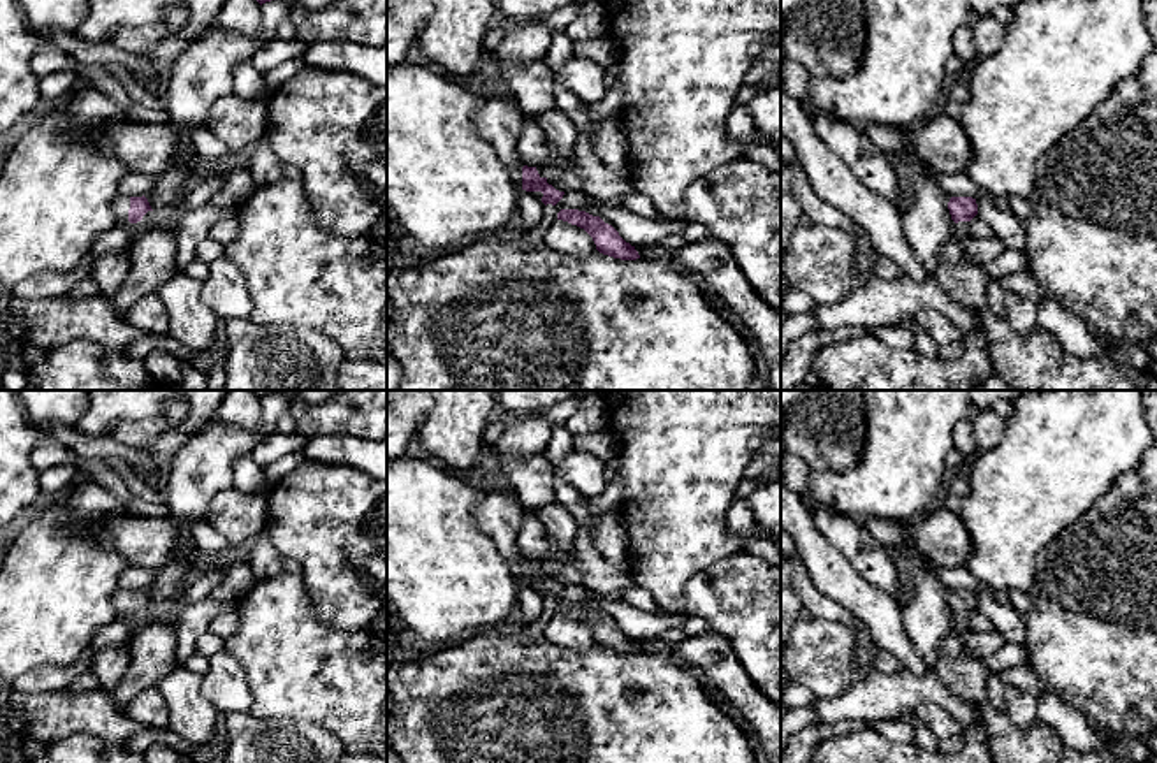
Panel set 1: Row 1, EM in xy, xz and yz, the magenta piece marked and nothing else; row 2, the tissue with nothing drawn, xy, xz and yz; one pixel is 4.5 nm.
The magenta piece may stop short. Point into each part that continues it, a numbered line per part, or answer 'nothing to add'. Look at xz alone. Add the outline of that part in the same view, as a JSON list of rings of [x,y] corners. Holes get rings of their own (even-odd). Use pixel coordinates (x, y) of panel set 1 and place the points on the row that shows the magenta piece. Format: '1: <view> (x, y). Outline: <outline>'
1: xz (500, 120). Outline: [[[492,91],[485,95],[475,120],[478,132],[491,141],[496,155],[506,167],[512,185],[522,190],[524,165],[517,160],[515,142],[524,123],[524,114],[512,93]]]

